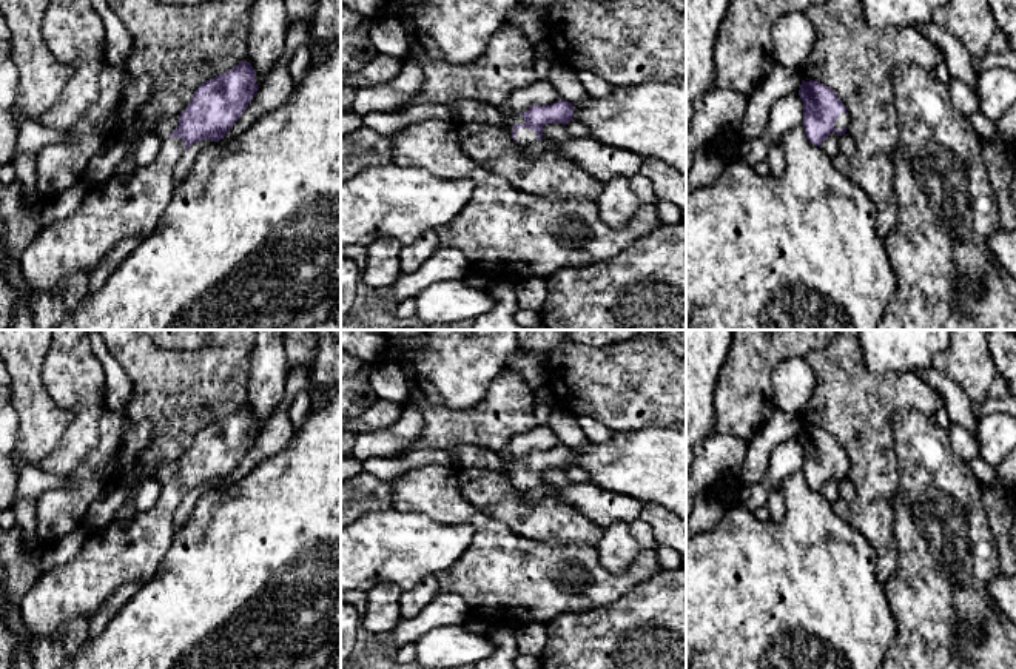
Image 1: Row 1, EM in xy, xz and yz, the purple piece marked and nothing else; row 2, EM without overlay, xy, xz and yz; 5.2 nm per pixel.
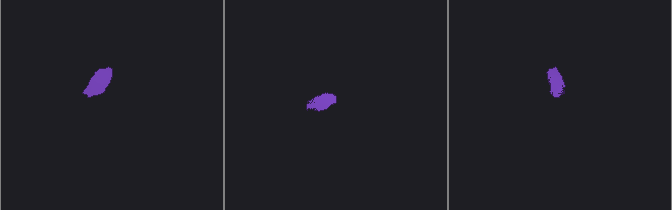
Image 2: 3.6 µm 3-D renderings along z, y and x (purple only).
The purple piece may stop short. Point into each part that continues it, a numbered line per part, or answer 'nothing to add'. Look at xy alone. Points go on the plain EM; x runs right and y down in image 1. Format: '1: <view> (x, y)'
1: xy (119, 554)

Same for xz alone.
1: xz (524, 481)

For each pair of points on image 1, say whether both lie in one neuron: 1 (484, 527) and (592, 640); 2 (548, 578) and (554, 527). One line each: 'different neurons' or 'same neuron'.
1: different neurons
2: different neurons

